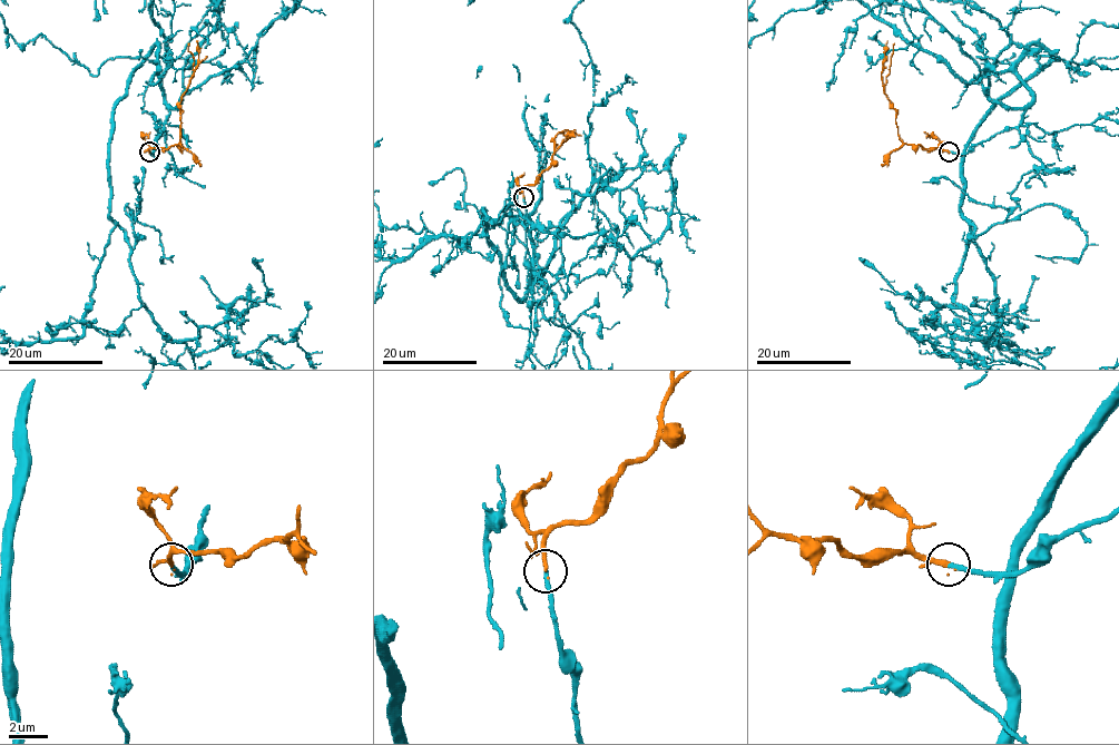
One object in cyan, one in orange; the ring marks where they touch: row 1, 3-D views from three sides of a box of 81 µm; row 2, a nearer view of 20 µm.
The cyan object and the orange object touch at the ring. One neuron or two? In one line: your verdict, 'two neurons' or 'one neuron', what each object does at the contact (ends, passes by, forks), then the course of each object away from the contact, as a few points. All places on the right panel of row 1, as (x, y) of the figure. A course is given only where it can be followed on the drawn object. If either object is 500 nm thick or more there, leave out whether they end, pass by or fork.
one neuron; cyan ends there; orange passes by; orange runs (949, 150), (909, 145), (897, 134), (896, 110), (882, 85), (887, 41)

